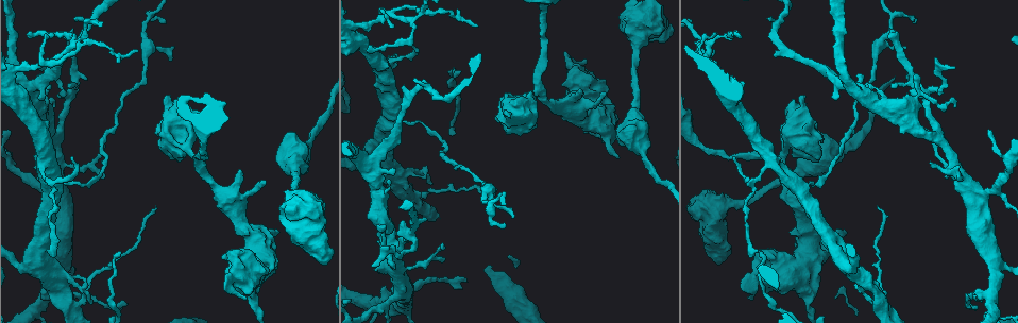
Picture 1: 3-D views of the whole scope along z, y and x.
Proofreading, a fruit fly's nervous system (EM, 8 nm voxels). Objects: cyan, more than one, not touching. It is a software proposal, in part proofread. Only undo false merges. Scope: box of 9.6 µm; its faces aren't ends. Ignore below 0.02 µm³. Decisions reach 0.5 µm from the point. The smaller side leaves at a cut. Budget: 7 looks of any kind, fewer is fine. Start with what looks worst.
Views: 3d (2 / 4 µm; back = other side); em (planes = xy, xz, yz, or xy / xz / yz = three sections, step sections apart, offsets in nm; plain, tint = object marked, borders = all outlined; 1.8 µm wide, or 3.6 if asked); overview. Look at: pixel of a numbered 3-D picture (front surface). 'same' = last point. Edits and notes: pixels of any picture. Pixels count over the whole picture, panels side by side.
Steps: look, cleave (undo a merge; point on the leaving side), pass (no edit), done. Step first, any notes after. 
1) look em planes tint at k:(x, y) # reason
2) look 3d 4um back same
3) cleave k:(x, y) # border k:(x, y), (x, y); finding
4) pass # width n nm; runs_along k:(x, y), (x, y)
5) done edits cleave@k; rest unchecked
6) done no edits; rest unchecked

look 3d 4um at 1:(723, 204) # thick turns thin

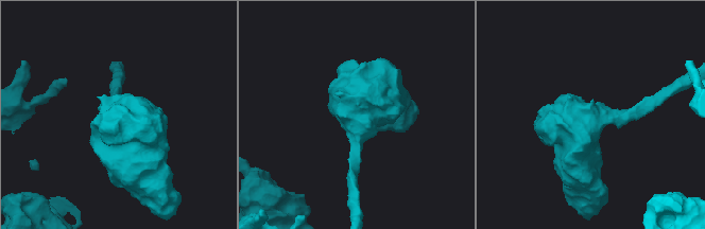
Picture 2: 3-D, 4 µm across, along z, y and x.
look em 3.6um planes tint at 2:(594, 114)

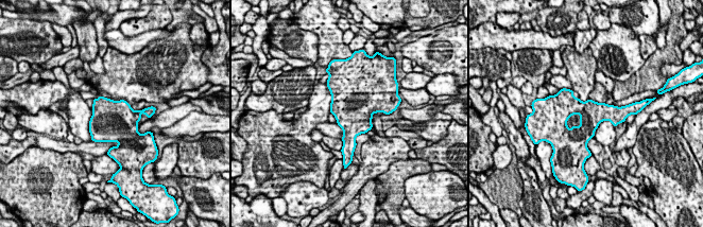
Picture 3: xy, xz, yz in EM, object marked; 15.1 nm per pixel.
pass # one neuron here

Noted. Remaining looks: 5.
look em 3.6um planes plain at 1:(255, 269) # calibre changes

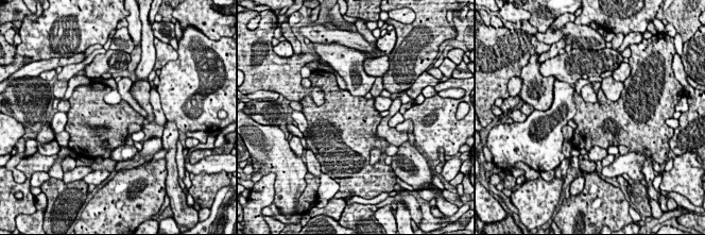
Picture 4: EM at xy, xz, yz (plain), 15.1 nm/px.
look em 3.6um planes borders same # see the neighbours

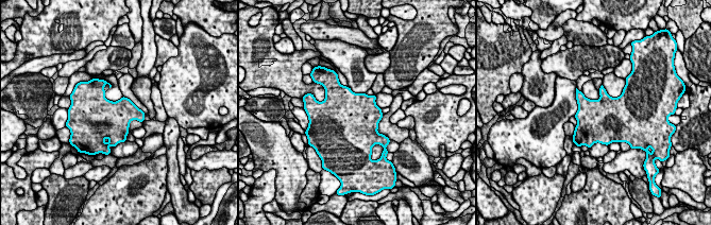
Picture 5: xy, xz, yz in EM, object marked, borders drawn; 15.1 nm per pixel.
pass # one neuron here

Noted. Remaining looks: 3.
look em planes tint at 1:(929, 95) # three-way junction

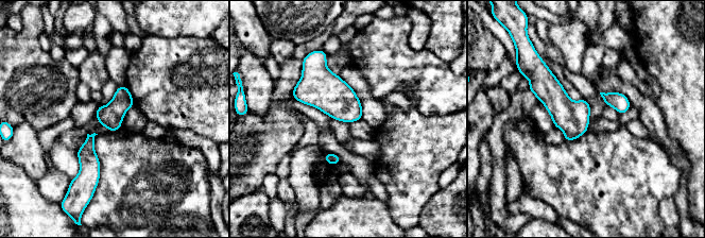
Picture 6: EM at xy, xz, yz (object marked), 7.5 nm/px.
pass # continuous, no second neuron

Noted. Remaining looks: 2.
done no edits; rest unchecked

